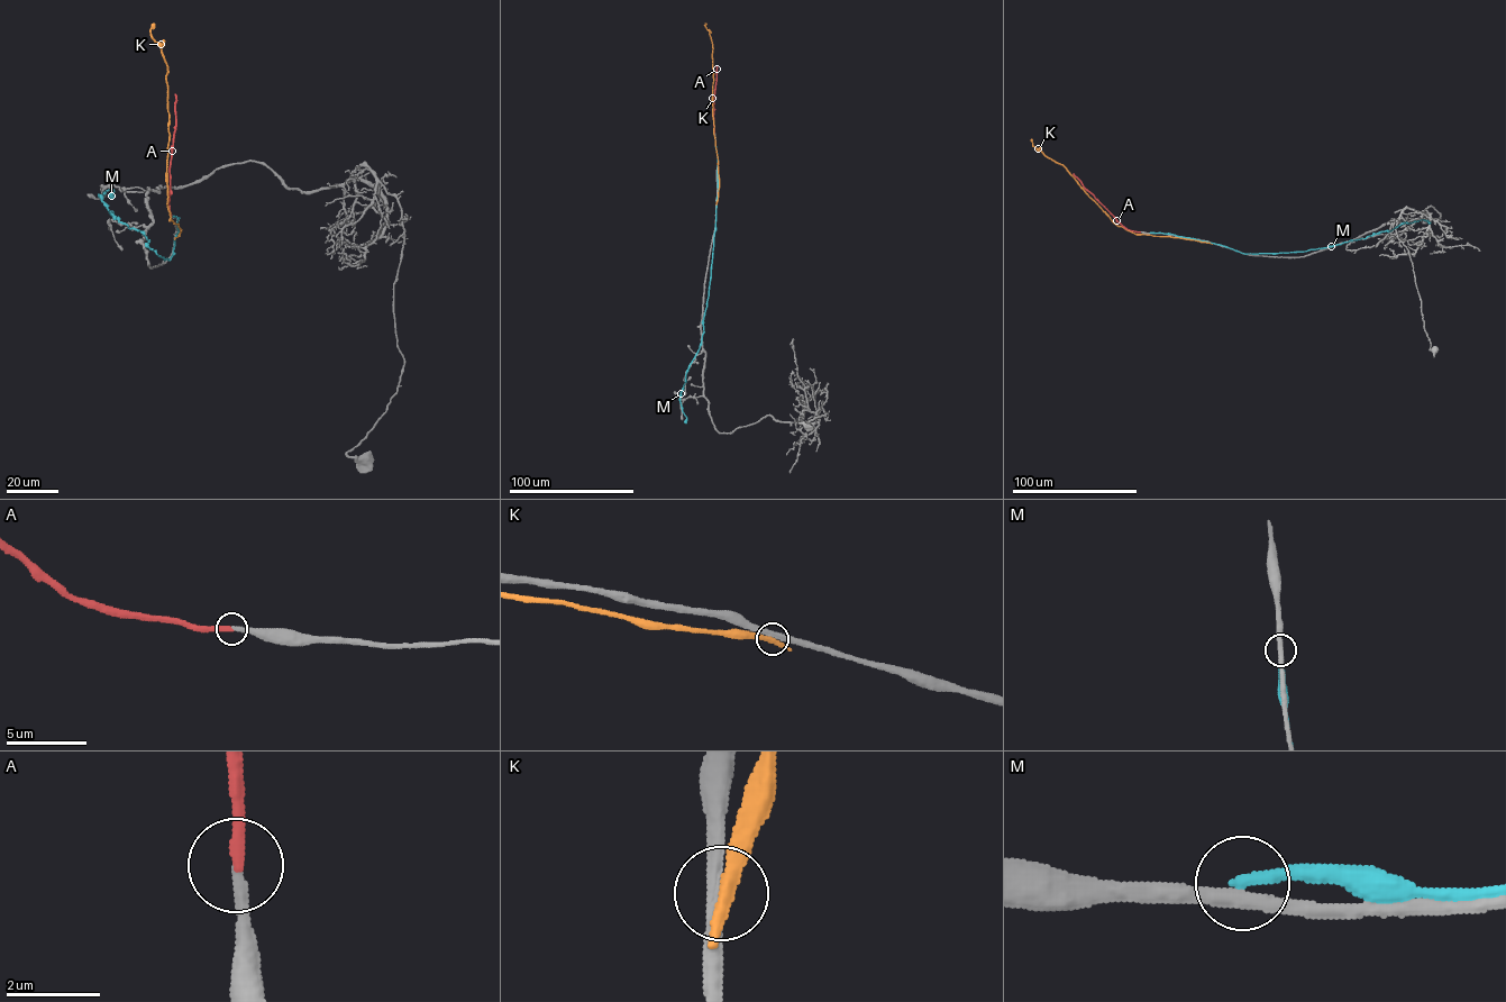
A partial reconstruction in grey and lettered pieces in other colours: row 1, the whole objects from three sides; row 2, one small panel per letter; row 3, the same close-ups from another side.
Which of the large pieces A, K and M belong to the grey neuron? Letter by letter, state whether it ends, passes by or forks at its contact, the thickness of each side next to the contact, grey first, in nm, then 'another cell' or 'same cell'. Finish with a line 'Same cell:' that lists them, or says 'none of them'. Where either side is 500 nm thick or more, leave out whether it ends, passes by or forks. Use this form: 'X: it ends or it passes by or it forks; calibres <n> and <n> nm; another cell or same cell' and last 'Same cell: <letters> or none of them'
A: it ends; calibres 260 and 320 nm; same cell
K: it passes by; calibres 320 and 300 nm; another cell
M: it ends; calibres 320 and 260 nm; another cell
Same cell: A

